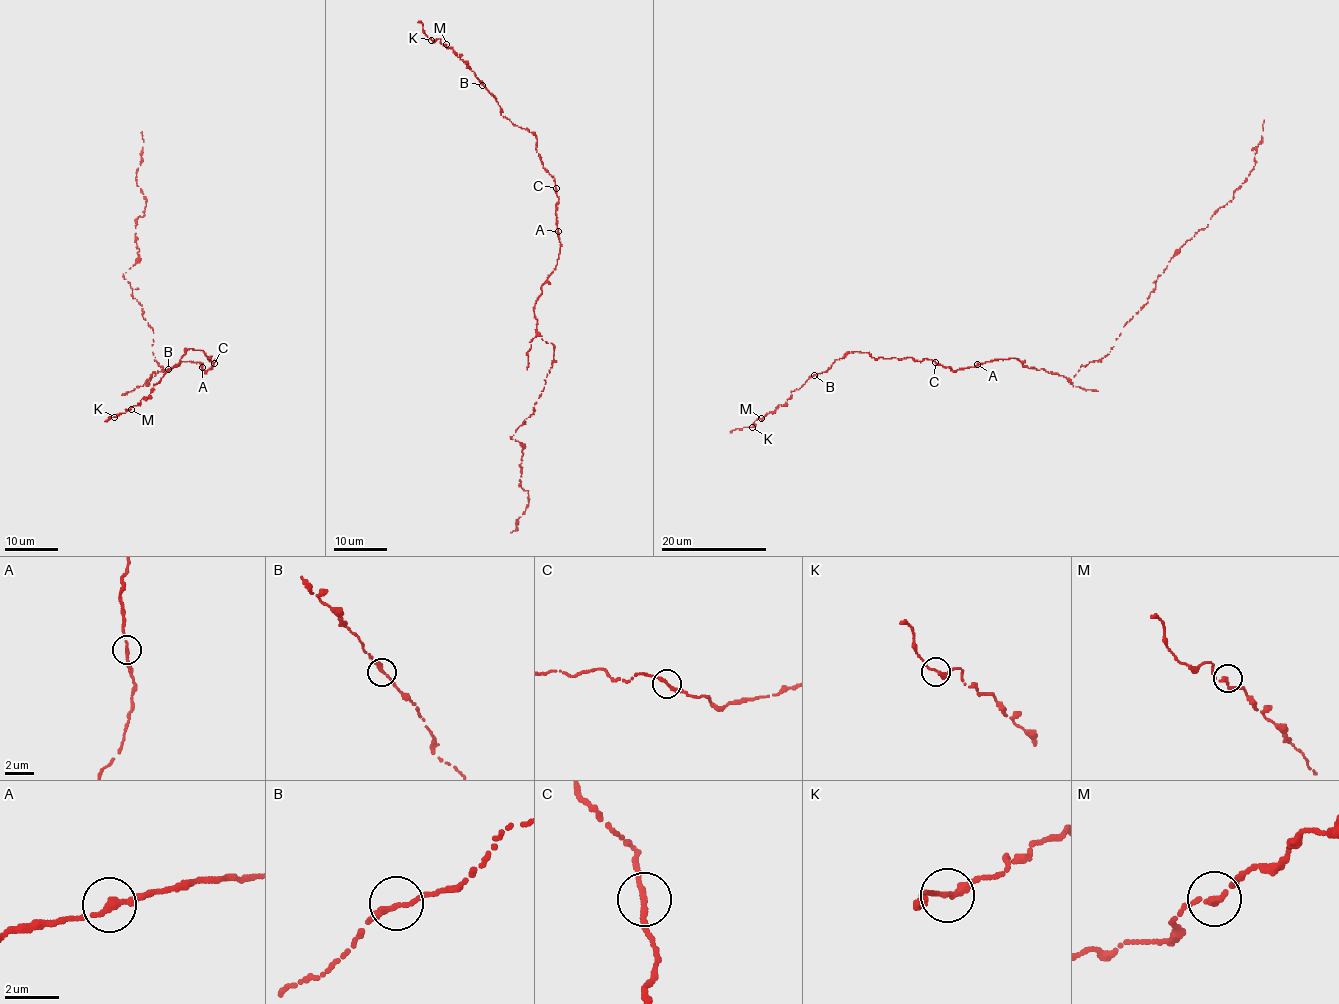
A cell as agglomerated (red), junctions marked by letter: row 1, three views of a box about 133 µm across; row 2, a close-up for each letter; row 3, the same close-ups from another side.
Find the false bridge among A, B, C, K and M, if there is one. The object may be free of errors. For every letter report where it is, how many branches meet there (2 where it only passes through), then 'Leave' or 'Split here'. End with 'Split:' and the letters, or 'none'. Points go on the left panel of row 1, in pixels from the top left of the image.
A: Place: (202, 367). Branches: 2. Leave
B: Place: (168, 369). Branches: 2. Leave
C: Place: (214, 363). Branches: 2. Leave
K: Place: (114, 417). Branches: 2. Leave
M: Place: (131, 409). Branches: 2. Leave
Split: none

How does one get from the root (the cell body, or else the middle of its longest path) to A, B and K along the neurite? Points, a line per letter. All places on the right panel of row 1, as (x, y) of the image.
A: (1047, 371), (1023, 367), (1016, 358), (977, 364)
B: (1047, 371), (1023, 367), (1016, 358), (952, 370), (927, 358), (874, 359), (857, 351), (814, 375)
K: (1047, 371), (1023, 367), (1016, 358), (952, 370), (927, 358), (874, 359), (869, 352), (848, 352), (752, 427)

